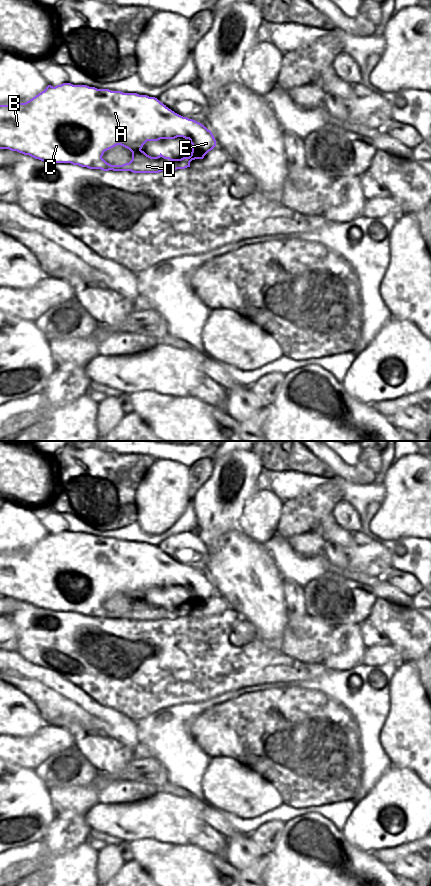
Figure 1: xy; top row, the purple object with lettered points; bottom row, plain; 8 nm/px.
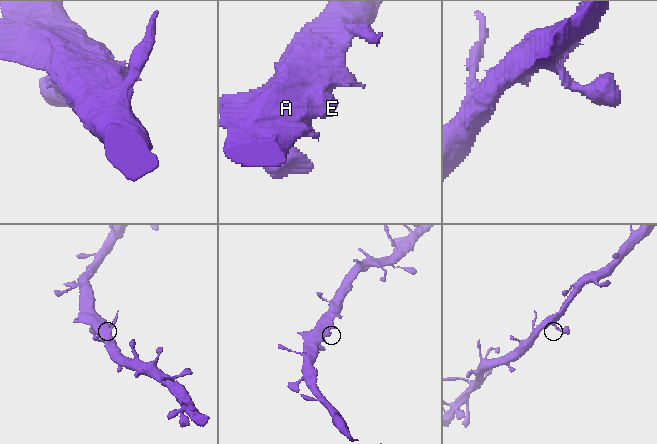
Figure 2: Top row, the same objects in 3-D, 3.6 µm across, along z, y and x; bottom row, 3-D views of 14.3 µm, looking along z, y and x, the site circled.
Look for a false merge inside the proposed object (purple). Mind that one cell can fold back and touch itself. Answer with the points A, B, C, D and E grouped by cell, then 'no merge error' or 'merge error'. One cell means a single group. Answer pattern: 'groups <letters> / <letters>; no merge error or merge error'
groups A B C D E; no merge error

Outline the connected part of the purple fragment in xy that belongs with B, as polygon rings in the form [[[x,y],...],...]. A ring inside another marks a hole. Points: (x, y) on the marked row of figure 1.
[[[63,83],[55,87],[48,85],[41,93],[25,103],[0,105],[0,149],[17,151],[35,159],[51,163],[71,163],[103,171],[159,173],[161,171],[175,171],[190,167],[192,160],[203,159],[215,146],[216,140],[212,132],[204,125],[175,113],[155,97],[137,93],[123,93],[109,89],[97,89],[87,85]],[[177,137],[190,140],[192,152],[189,157],[171,159],[163,156],[161,153],[157,157],[151,157],[141,150],[147,141],[175,139]],[[117,145],[121,145],[132,152],[132,160],[129,163],[111,165],[102,158],[105,151]]]

